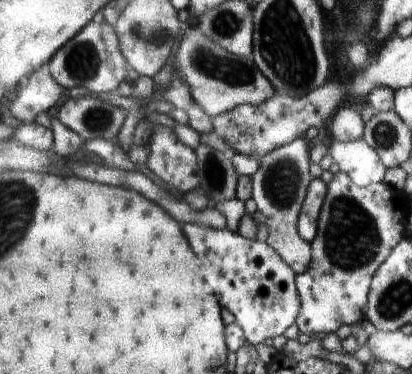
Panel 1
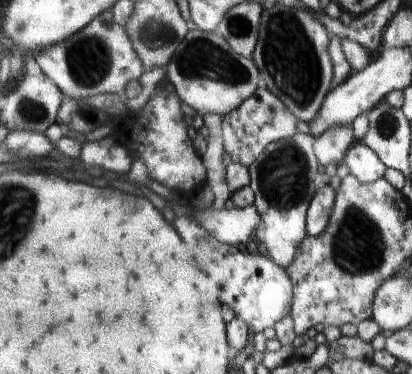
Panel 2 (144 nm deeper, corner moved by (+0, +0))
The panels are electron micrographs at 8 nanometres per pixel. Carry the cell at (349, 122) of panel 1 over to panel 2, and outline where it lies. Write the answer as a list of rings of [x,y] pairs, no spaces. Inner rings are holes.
[[[331,128],[321,138],[315,140],[315,152],[323,166],[335,164],[341,166],[345,162],[347,152],[355,146],[355,130],[351,128]]]

